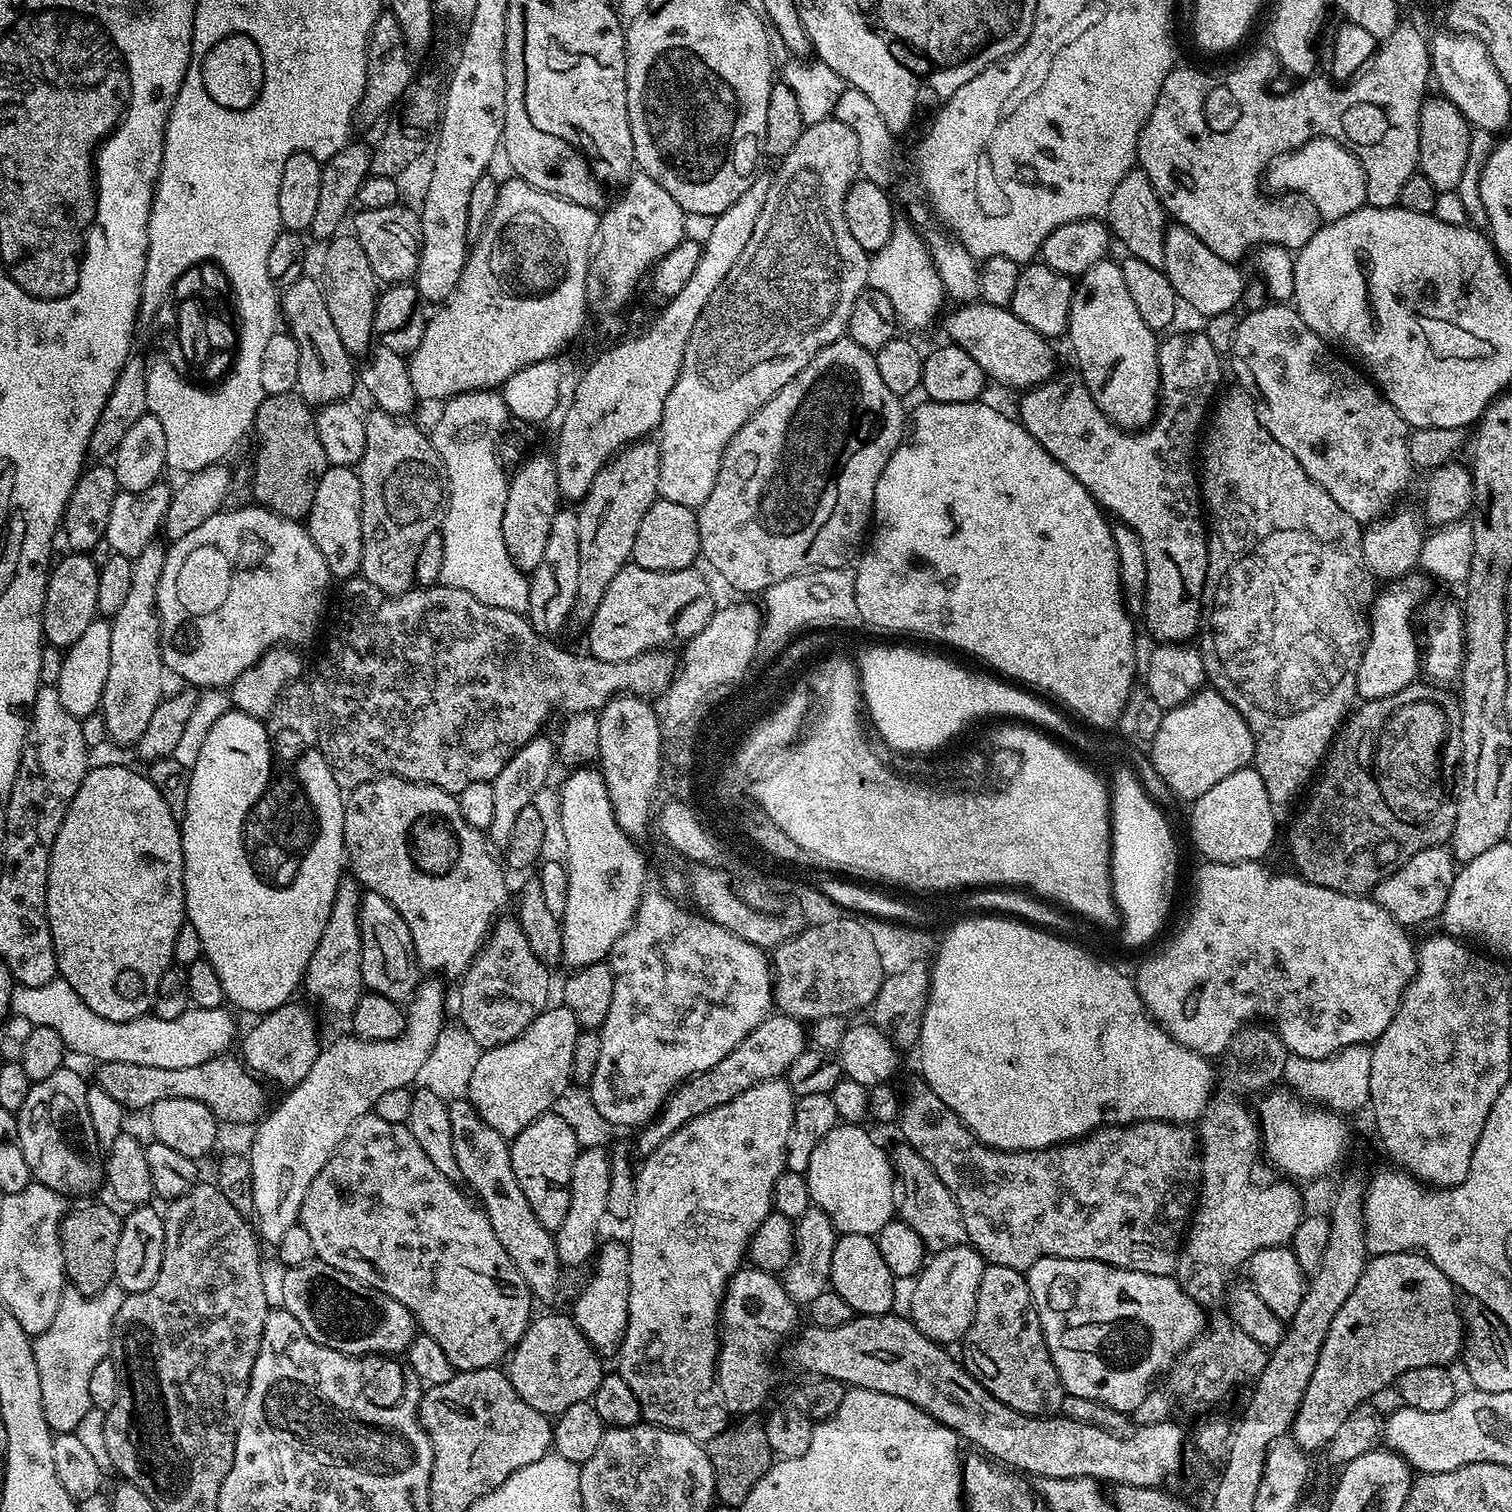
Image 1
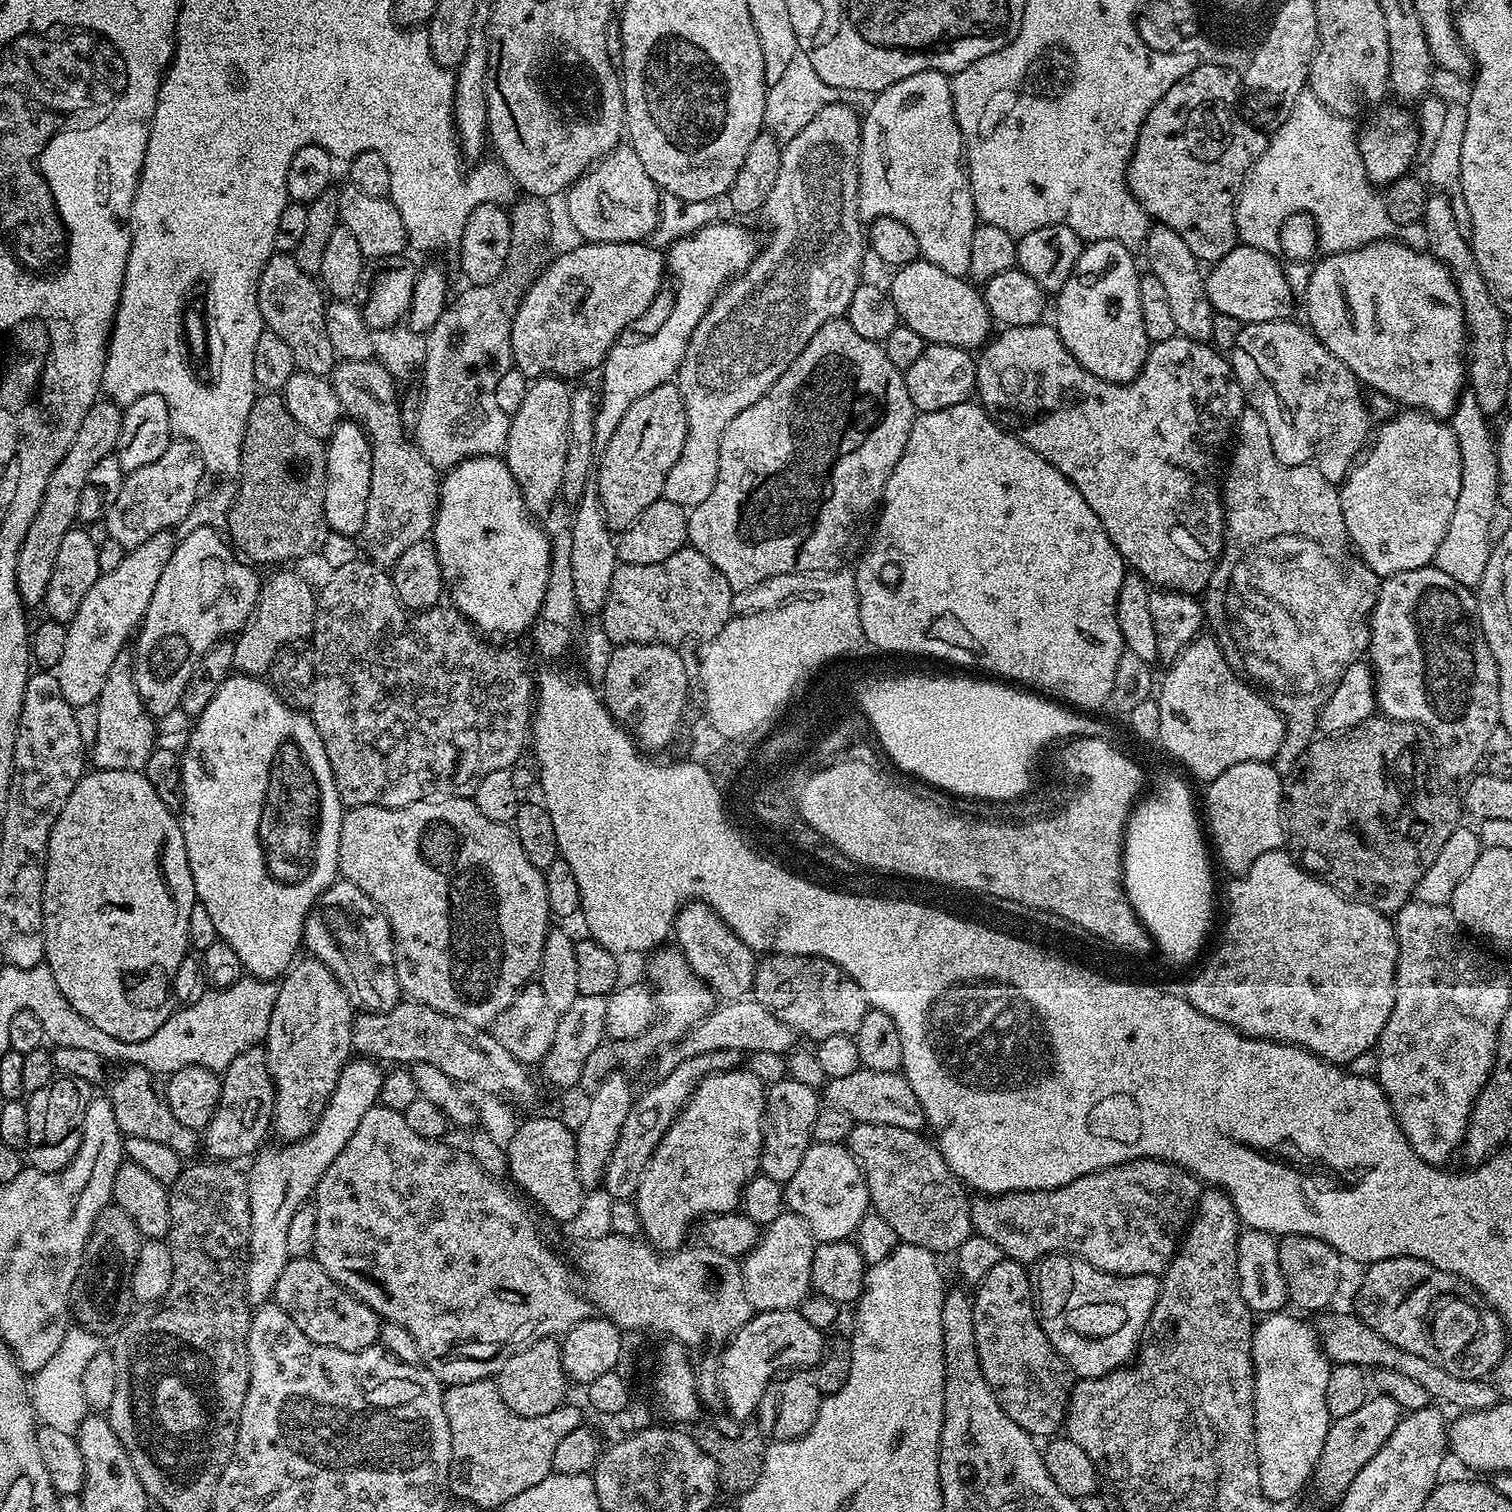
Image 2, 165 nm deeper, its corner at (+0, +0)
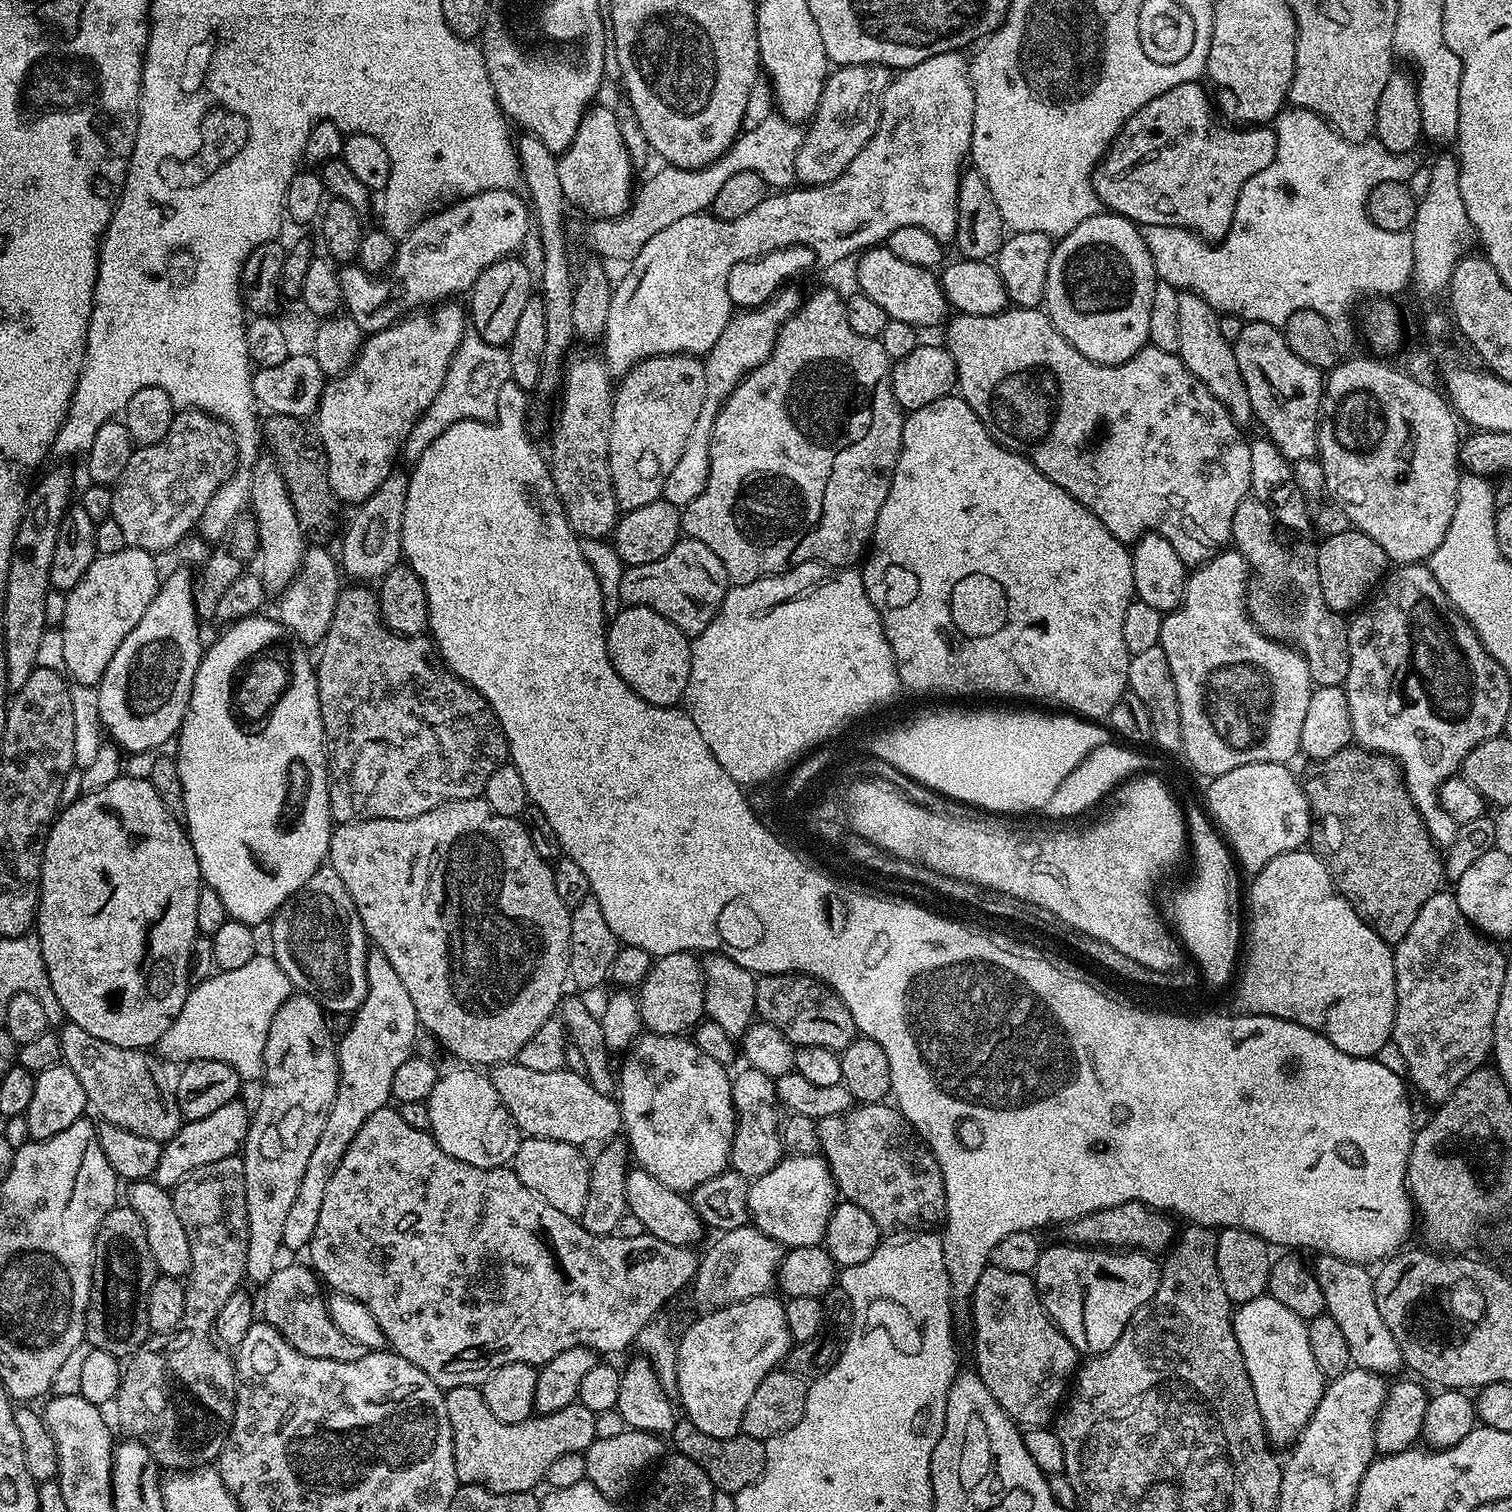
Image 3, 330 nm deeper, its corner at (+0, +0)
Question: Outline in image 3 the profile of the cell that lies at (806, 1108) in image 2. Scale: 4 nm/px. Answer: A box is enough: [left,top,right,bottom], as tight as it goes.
[730,1066,785,1178]

